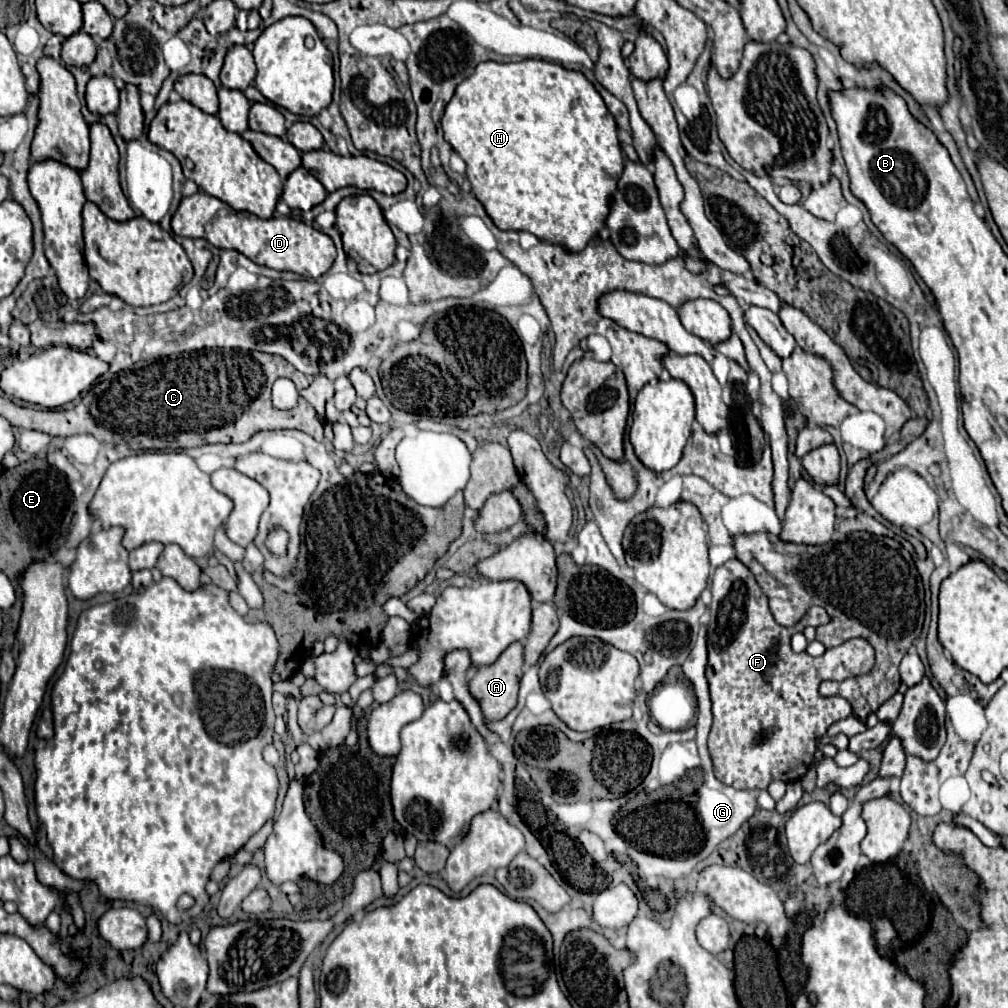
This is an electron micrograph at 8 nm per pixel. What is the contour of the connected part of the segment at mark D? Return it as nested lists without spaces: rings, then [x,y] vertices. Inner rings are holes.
[[[197,192],[181,200],[177,212],[173,214],[171,228],[177,236],[205,238],[215,248],[237,250],[249,260],[253,260],[255,264],[281,270],[281,272],[295,272],[299,276],[313,278],[313,280],[323,276],[333,266],[333,260],[335,260],[333,240],[327,234],[307,226],[305,222],[297,222],[291,218],[287,220],[281,216],[263,220],[249,212],[237,212],[229,204],[205,192]]]

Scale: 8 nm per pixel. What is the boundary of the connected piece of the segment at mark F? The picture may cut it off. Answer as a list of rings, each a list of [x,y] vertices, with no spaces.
[[[737,558],[725,562],[715,570],[711,580],[711,594],[711,620],[707,626],[707,682],[713,712],[713,726],[709,732],[709,756],[713,760],[715,776],[723,784],[737,790],[767,790],[773,780],[795,782],[811,766],[817,744],[821,736],[827,734],[827,728],[853,712],[851,704],[841,696],[823,698],[819,694],[819,684],[823,680],[845,680],[869,672],[875,664],[873,646],[863,638],[853,638],[838,647],[826,649],[824,654],[818,657],[807,652],[793,652],[791,636],[795,632],[801,632],[805,626],[817,628],[827,624],[831,616],[825,612],[825,608],[811,606],[795,628],[779,626],[773,620],[767,596],[755,582],[751,570],[743,566]]]

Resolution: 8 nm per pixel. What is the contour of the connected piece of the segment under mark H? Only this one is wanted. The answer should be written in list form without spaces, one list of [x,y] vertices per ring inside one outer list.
[[[527,58],[521,62],[483,62],[455,88],[455,96],[441,118],[445,140],[467,164],[467,178],[477,200],[501,230],[527,230],[539,240],[581,252],[603,228],[609,196],[623,172],[617,122],[593,84],[561,64]]]

